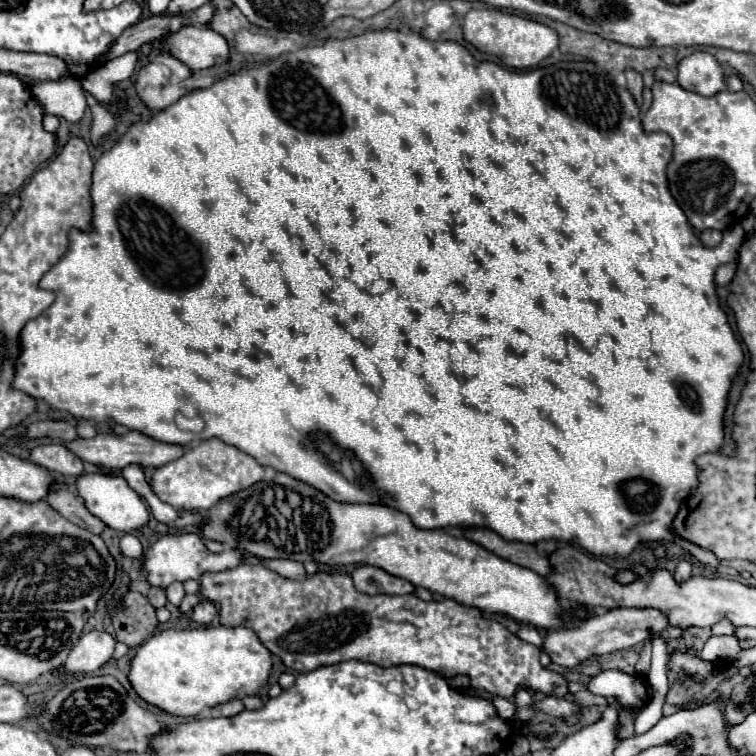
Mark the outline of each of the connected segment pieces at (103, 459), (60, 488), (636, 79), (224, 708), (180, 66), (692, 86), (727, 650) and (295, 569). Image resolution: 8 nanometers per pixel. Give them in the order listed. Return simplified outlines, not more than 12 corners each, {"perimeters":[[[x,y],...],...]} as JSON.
{"perimeters":[[[139,431],[63,443],[107,471],[161,467],[185,447]],[[63,483],[47,503],[81,529],[101,535],[107,527]],[[625,69],[627,89],[641,105],[641,73]],[[239,699],[213,707],[209,717],[233,717],[245,707]],[[159,53],[137,73],[137,93],[163,111],[189,93],[181,81],[191,69]],[[695,51],[679,85],[705,97],[727,89],[719,61]],[[711,637],[705,661],[737,661],[741,645],[735,637]],[[261,559],[265,567],[287,579],[305,579],[303,563]]]}

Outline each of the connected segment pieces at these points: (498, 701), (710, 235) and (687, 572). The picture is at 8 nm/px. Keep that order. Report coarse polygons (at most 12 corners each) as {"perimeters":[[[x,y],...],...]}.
{"perimeters":[[[491,697],[497,713],[503,719],[511,719],[517,705],[511,699]],[[703,231],[701,241],[707,247],[717,247],[723,239],[721,231]],[[679,561],[673,577],[677,583],[691,577],[691,563]]]}

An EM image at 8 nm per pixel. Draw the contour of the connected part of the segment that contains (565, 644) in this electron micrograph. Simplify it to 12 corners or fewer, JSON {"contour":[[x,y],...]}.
{"contour":[[611,609],[549,631],[541,649],[561,667],[635,647],[671,627],[657,609]]}

